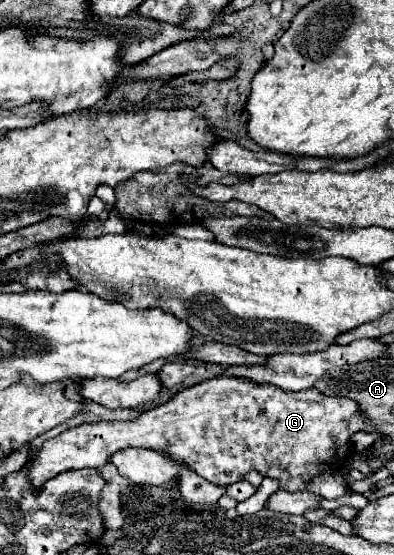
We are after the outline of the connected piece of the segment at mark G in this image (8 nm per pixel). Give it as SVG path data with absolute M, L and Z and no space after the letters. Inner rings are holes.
M221 375L179 391L171 401L147 409L131 421L101 421L67 429L53 439L47 439L31 457L27 467L31 483L41 487L57 473L83 467L103 467L109 463L111 455L121 449L147 447L185 461L197 475L219 487L229 487L237 481L243 481L247 473L257 471L261 477L275 479L283 491L303 491L313 477L321 473L337 473L345 467L345 461L351 453L351 437L357 431L373 433L373 421L369 421L369 417L365 417L359 411L359 405L349 397L323 395L315 387L303 391L283 391L275 389L275 385L261 385L253 383L251 379Z

